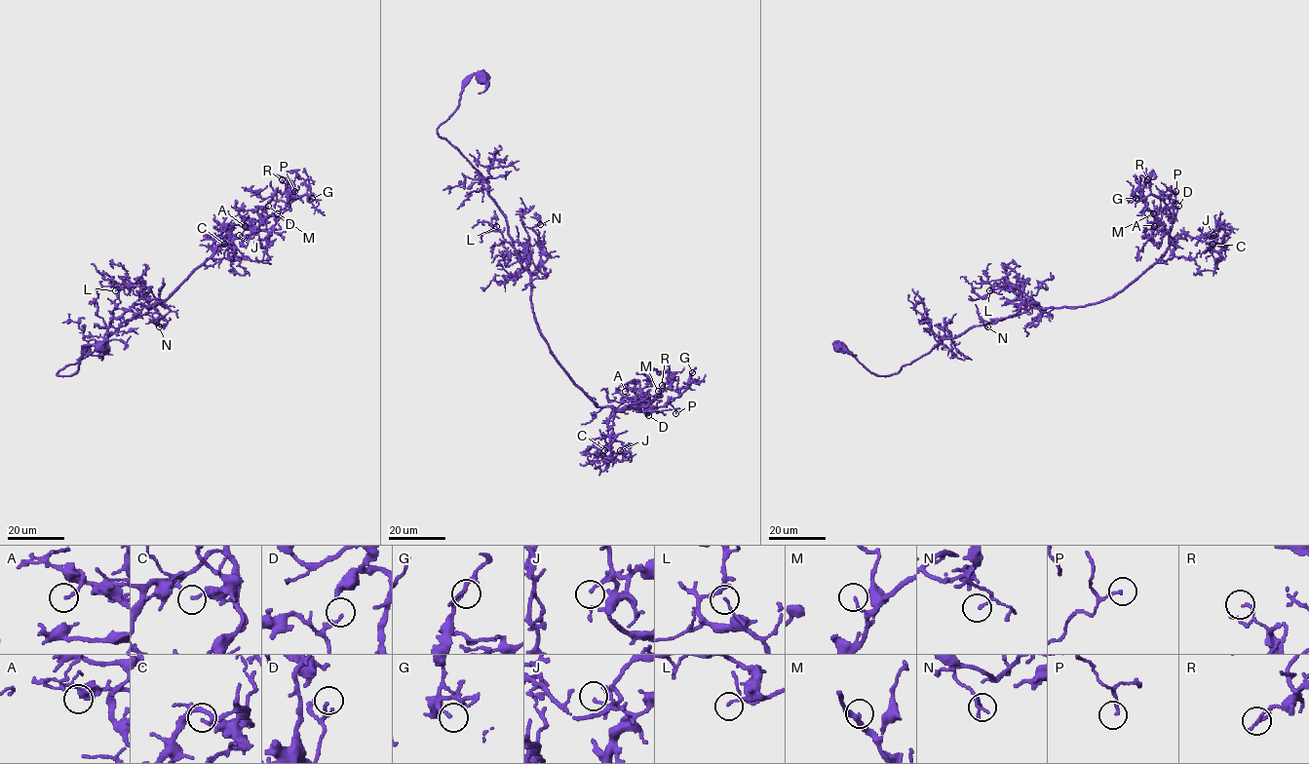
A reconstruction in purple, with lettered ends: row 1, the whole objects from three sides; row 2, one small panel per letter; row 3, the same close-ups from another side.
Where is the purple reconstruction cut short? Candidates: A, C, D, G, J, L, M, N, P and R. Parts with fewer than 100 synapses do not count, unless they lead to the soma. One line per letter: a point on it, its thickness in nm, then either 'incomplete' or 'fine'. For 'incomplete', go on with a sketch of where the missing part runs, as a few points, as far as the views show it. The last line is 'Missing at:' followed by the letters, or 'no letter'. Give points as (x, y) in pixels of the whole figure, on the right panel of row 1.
A: at (1154, 226); 140 nm thick; fine
C: at (1212, 244); 190 nm thick; fine
D: at (1178, 206); 90 nm thick; fine
G: at (1135, 198); 130 nm thick; fine
J: at (1213, 235); 130 nm thick; fine
L: at (989, 290); 120 nm thick; incomplete
M: at (1153, 213); 140 nm thick; fine
N: at (987, 326); 80 nm thick; fine
P: at (1175, 191); 130 nm thick; fine
R: at (1147, 179); 130 nm thick; fine
Missing at: L

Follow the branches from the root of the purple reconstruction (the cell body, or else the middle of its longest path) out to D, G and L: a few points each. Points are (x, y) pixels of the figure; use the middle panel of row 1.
D: (481, 77), (472, 77), (438, 134), (485, 181), (558, 362), (598, 406), (637, 406), (648, 415)
G: (481, 77), (438, 134), (485, 181), (556, 360), (614, 409), (664, 406), (692, 372)
L: (481, 77), (472, 77), (437, 132), (485, 181), (529, 272), (525, 252), (516, 251), (496, 226)

